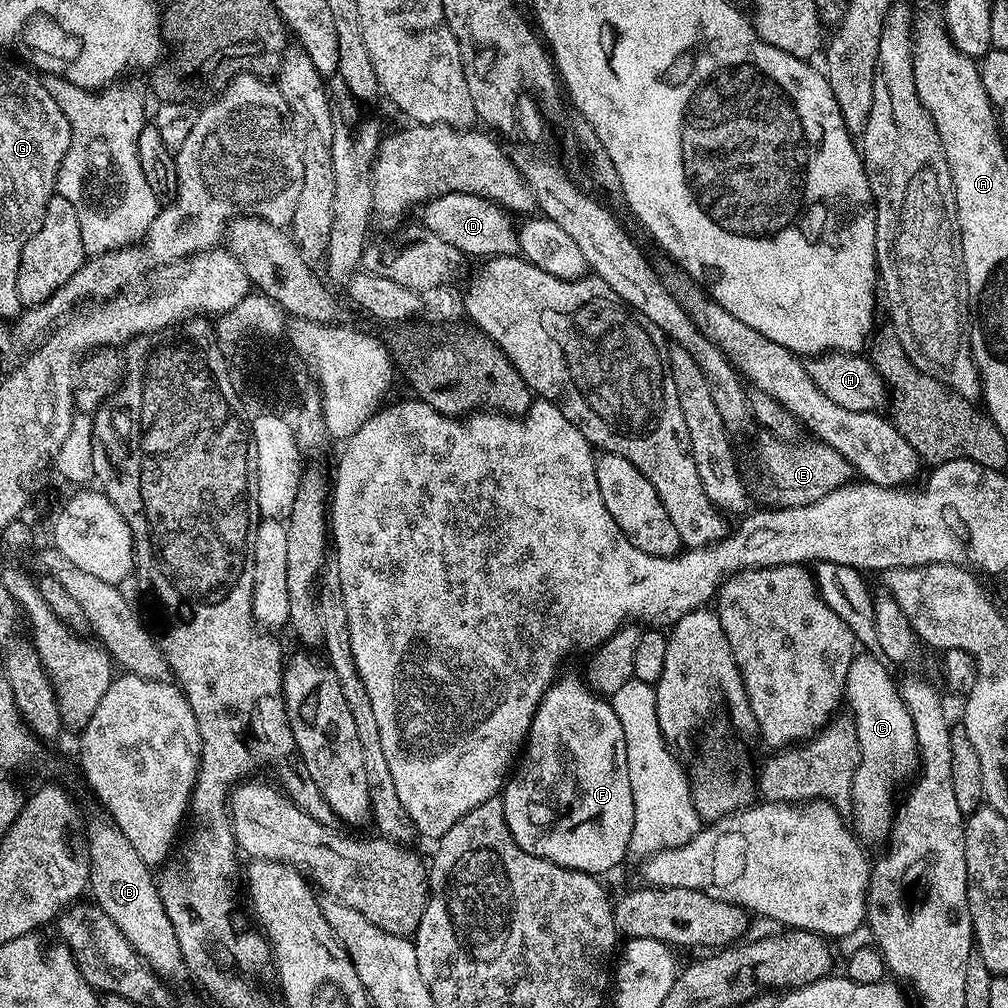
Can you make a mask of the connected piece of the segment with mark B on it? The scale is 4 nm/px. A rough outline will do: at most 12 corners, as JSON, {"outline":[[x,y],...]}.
{"outline":[[111,819],[87,825],[88,888],[161,978],[184,976],[153,869]]}

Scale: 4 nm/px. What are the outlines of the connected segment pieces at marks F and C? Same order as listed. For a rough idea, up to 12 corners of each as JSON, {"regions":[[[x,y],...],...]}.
{"regions":[[[585,677],[536,707],[503,789],[526,854],[629,855],[626,734]],[[875,655],[844,683],[860,761],[850,820],[887,841],[892,795],[918,768],[914,722]]]}

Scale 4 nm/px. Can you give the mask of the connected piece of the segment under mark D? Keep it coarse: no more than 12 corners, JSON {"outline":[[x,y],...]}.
{"outline":[[472,192],[423,205],[427,231],[465,257],[514,256],[505,209]]}

